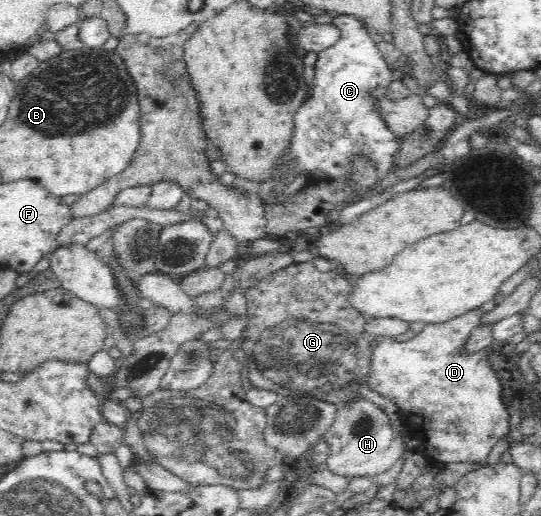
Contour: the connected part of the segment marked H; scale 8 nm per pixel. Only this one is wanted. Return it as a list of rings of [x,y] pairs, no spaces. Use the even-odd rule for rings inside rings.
[[[355,397],[351,401],[340,402],[333,425],[325,431],[321,439],[330,447],[325,461],[328,469],[341,476],[376,477],[395,465],[395,461],[406,451],[403,433],[394,433],[390,419],[381,408],[365,398]]]

